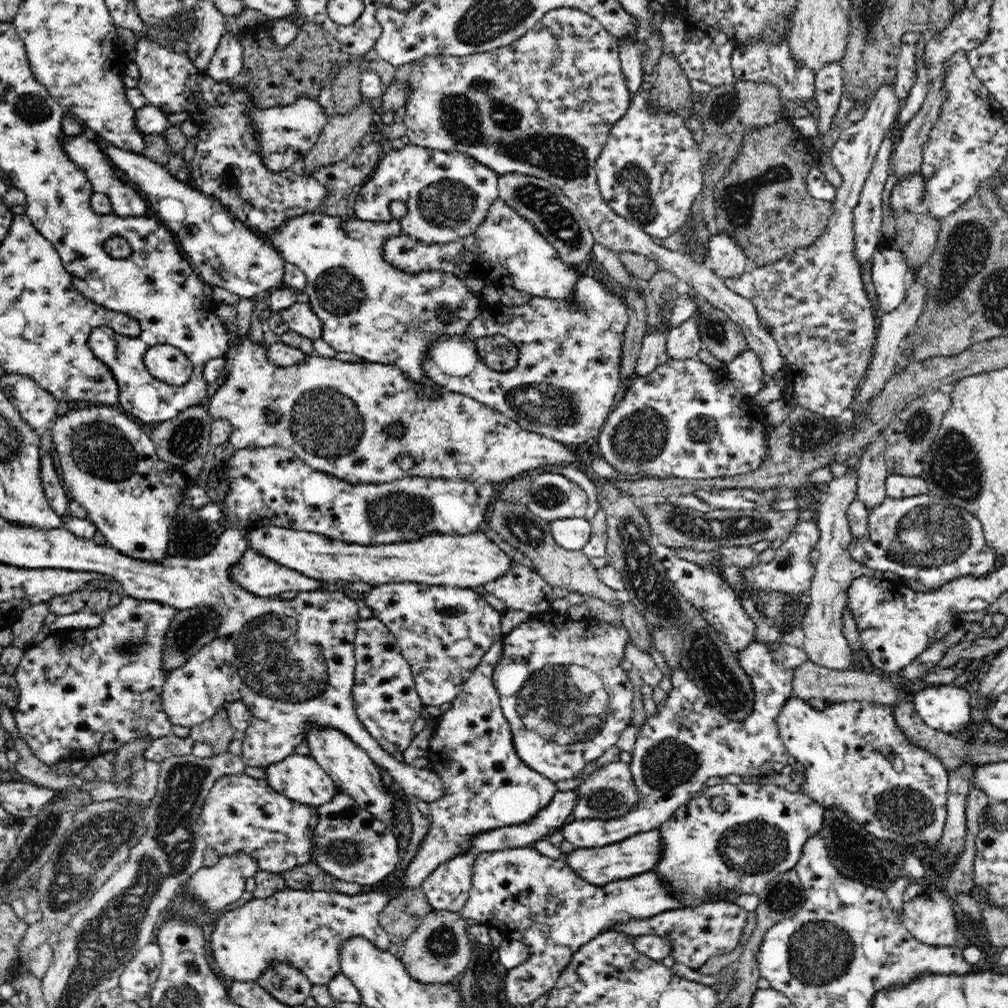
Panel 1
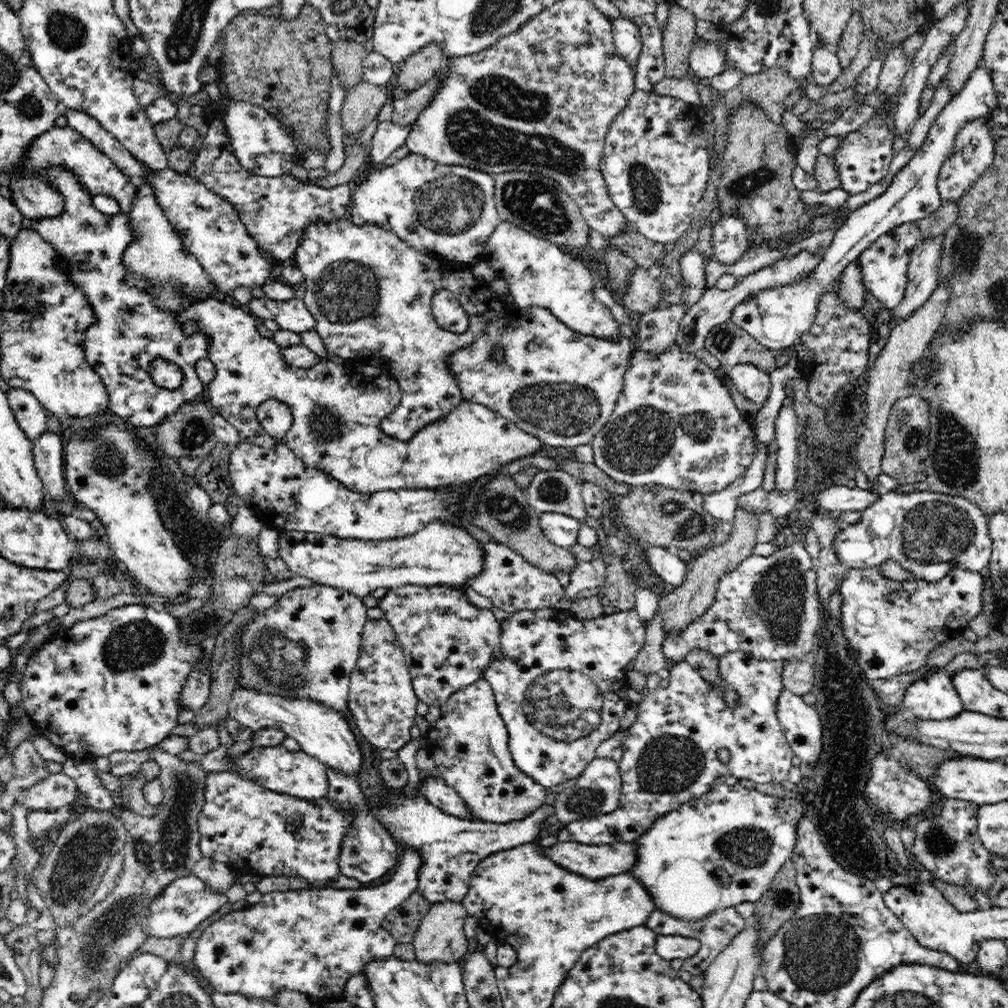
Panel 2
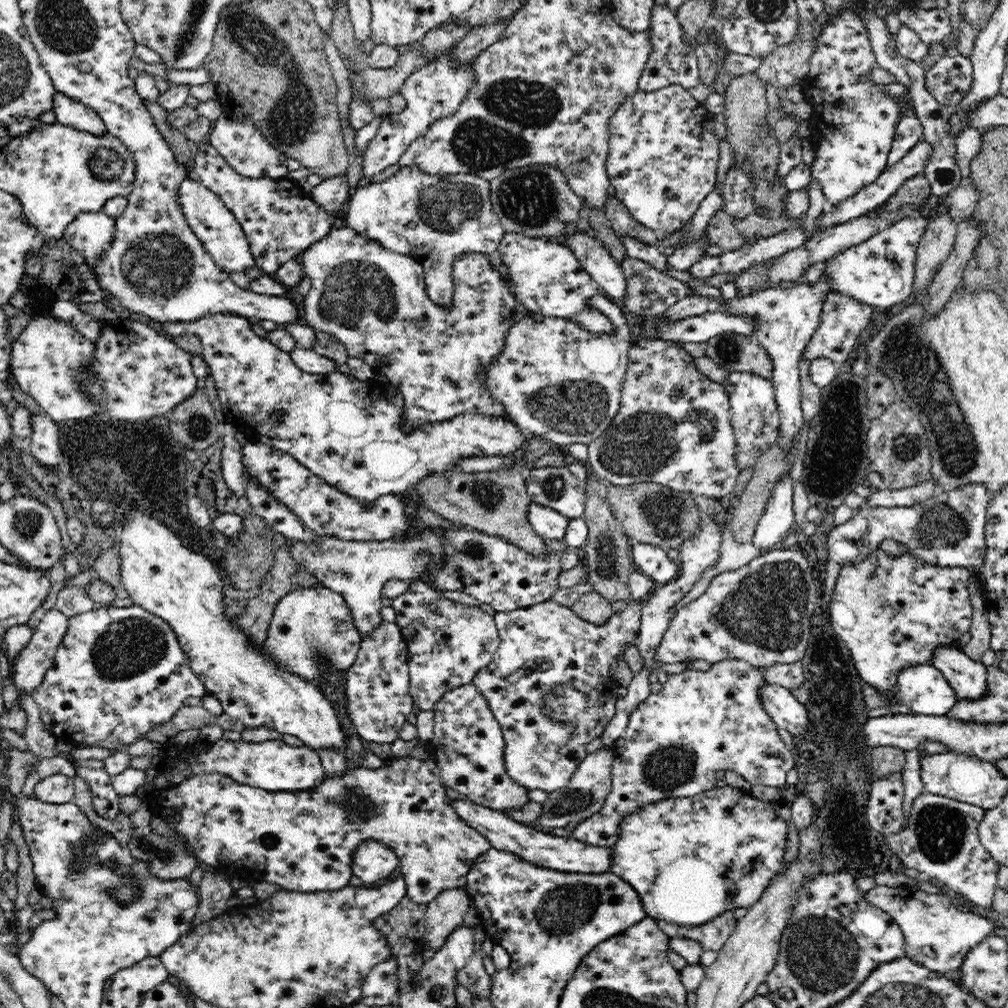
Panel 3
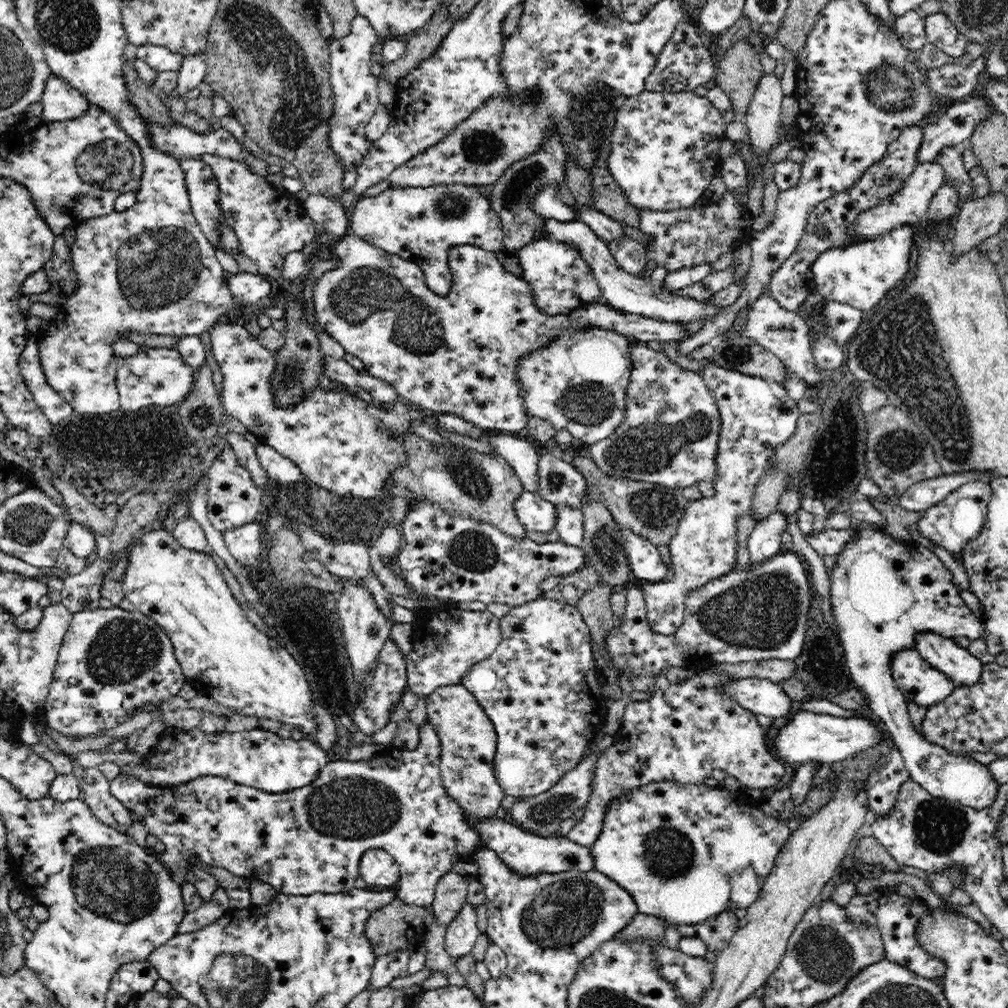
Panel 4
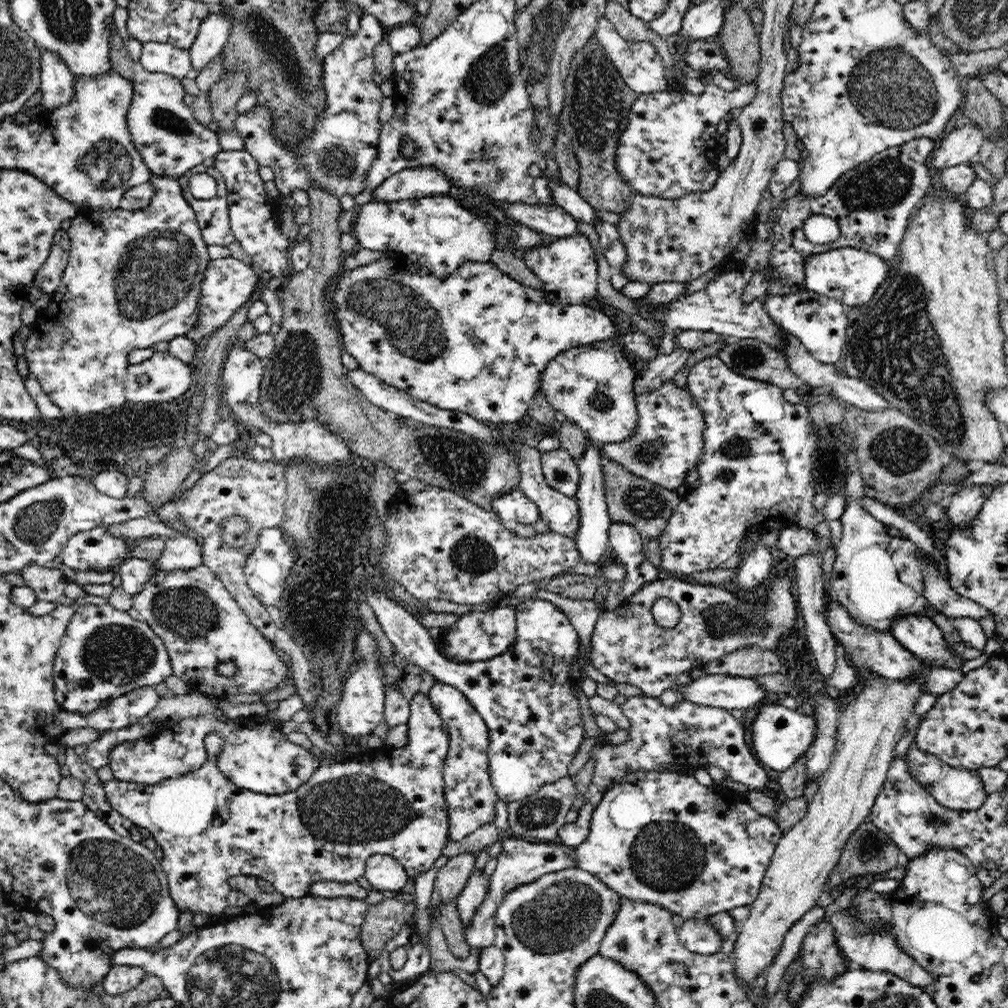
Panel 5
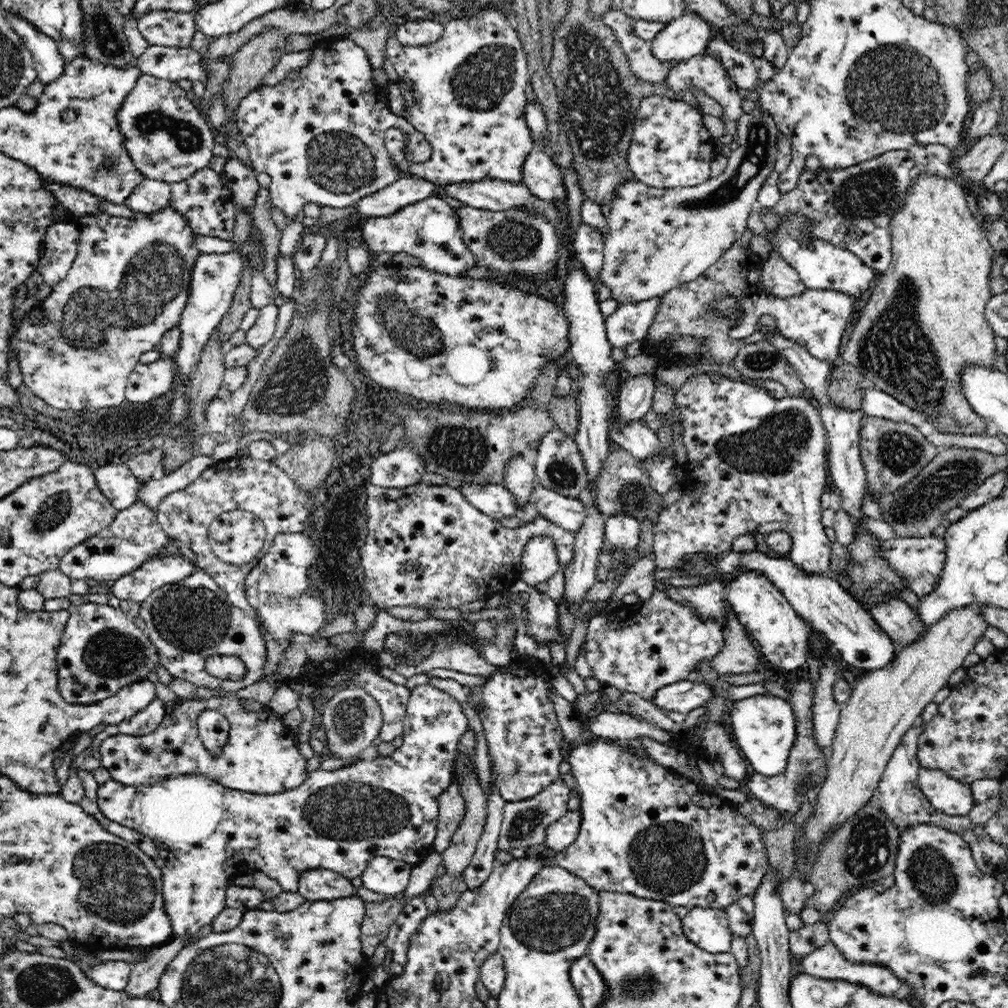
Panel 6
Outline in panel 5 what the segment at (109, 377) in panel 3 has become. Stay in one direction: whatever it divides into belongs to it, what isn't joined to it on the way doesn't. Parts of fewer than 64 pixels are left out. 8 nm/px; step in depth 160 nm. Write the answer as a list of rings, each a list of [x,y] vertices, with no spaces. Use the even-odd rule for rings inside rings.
[[[169,351],[154,352],[148,360],[131,364],[127,368],[125,391],[127,402],[170,402],[179,396],[185,396],[193,388],[195,380],[189,363],[172,356]]]

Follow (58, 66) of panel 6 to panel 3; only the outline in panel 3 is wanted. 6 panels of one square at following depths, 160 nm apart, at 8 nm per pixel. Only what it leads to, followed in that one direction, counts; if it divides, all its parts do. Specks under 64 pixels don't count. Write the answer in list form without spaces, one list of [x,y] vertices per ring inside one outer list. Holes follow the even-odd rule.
[[[58,91],[53,96],[53,111],[56,122],[64,126],[71,126],[96,136],[108,133],[104,121],[96,111],[92,111],[78,100],[59,94]]]

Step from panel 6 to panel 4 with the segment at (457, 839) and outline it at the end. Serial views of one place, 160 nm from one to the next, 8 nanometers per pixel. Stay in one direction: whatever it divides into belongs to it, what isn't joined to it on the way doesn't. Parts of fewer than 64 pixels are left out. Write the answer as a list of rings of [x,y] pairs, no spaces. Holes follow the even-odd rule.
[[[450,871],[437,882],[433,905],[434,917],[442,925],[449,922],[464,908],[468,896],[469,879],[466,876]]]

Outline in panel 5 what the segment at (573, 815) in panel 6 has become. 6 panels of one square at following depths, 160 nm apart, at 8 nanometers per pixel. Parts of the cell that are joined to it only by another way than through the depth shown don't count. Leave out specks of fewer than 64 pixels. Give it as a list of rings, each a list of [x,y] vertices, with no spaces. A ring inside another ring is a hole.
[[[632,696],[620,709],[630,721],[630,738],[620,746],[600,746],[600,752],[596,754],[596,772],[592,778],[594,790],[584,794],[585,804],[579,809],[576,821],[564,823],[557,832],[557,841],[566,846],[573,848],[586,840],[593,812],[605,792],[615,784],[626,782],[626,776],[637,772],[662,772],[668,766],[678,766],[684,770],[682,775],[692,775],[696,766],[698,769],[714,766],[721,768],[726,777],[745,784],[750,790],[760,790],[775,779],[769,770],[762,767],[753,752],[748,724],[740,724],[724,708],[682,700],[682,704],[670,710],[660,698]]]

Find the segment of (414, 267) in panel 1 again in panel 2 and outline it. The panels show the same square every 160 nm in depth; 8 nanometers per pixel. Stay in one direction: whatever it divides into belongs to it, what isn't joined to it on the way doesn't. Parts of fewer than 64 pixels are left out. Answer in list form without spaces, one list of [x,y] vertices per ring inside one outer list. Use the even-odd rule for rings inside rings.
[[[500,221],[484,242],[476,260],[488,262],[497,276],[508,283],[515,308],[548,308],[558,320],[576,332],[586,336],[618,337],[618,323],[611,310],[594,298],[594,278],[590,270],[581,261],[572,258],[563,247],[538,238],[510,222]]]

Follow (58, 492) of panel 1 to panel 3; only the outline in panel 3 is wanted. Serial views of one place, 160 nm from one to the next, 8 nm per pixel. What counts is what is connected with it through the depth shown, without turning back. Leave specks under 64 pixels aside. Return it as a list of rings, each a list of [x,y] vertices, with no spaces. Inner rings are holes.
[[[31,414],[32,436],[28,451],[38,463],[54,470],[62,462],[58,446],[58,426],[48,416]]]

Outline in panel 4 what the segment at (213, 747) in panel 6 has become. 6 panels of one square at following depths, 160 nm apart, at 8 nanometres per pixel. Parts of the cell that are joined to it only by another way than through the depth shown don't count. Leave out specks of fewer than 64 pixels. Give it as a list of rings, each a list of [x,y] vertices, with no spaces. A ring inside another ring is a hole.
[[[424,723],[419,726],[419,743],[414,750],[403,749],[399,752],[389,752],[378,754],[370,758],[370,760],[362,760],[360,762],[351,762],[344,760],[336,760],[322,768],[318,779],[307,784],[305,787],[294,789],[293,791],[282,792],[282,794],[264,792],[257,788],[244,786],[234,781],[230,781],[220,776],[202,776],[202,778],[190,780],[188,782],[177,784],[171,787],[154,787],[138,780],[136,777],[128,777],[120,774],[109,782],[111,793],[130,811],[133,810],[140,818],[145,826],[145,830],[149,834],[154,834],[156,838],[162,840],[166,846],[166,850],[159,856],[159,862],[163,866],[167,866],[167,870],[171,874],[171,878],[182,885],[187,882],[186,877],[180,873],[180,870],[190,870],[190,868],[200,868],[195,866],[194,858],[199,858],[199,864],[205,866],[215,866],[228,870],[236,876],[245,876],[249,880],[262,881],[274,886],[278,892],[282,894],[292,894],[294,896],[310,896],[314,893],[336,893],[348,892],[354,888],[354,881],[359,877],[359,860],[362,858],[363,852],[370,848],[380,848],[389,852],[399,864],[400,878],[399,888],[396,890],[397,898],[410,906],[418,906],[422,908],[430,908],[433,905],[437,882],[446,873],[452,870],[452,864],[459,860],[473,860],[473,854],[476,852],[475,846],[480,840],[479,833],[470,828],[465,821],[462,807],[451,797],[448,796],[447,790],[443,785],[441,771],[439,768],[441,760],[441,744],[432,723]],[[280,802],[290,802],[290,810],[282,810]]]

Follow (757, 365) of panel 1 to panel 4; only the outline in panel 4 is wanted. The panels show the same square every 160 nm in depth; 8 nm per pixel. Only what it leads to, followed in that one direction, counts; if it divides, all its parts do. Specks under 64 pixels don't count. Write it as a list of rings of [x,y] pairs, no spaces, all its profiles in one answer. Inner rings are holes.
[[[712,360],[699,372],[717,401],[722,432],[717,448],[717,479],[714,495],[687,501],[677,533],[667,544],[671,554],[671,576],[641,589],[649,626],[657,634],[671,636],[683,624],[685,602],[690,591],[725,575],[736,565],[736,518],[752,514],[754,488],[770,466],[780,444],[788,442],[801,415],[794,399],[778,382],[722,368]]]

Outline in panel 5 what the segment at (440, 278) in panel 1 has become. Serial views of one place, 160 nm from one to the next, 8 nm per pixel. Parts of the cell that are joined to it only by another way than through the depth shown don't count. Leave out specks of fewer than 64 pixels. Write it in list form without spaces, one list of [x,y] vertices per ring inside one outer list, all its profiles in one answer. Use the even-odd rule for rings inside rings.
[[[394,254],[394,257],[386,257],[384,260],[378,260],[378,262],[372,262],[372,264],[369,263],[363,266],[358,266],[354,269],[343,270],[340,274],[340,278],[338,278],[336,290],[334,290],[334,294],[332,294],[332,308],[334,307],[336,307],[336,312],[333,312],[332,310],[332,314],[336,314],[336,322],[337,324],[340,324],[340,330],[342,330],[342,334],[344,334],[344,340],[346,340],[345,350],[350,350],[349,354],[351,354],[357,360],[358,364],[360,364],[360,369],[362,369],[364,372],[367,372],[368,374],[371,374],[372,376],[375,376],[376,378],[379,378],[380,380],[383,380],[386,384],[396,387],[398,390],[407,392],[412,398],[415,398],[416,400],[426,401],[427,403],[430,403],[441,409],[460,411],[473,416],[481,422],[484,422],[485,420],[486,423],[498,422],[498,424],[500,424],[500,422],[519,422],[522,424],[527,419],[528,407],[530,404],[532,404],[532,400],[534,400],[534,396],[536,396],[536,392],[539,390],[539,381],[542,380],[542,377],[540,377],[542,376],[542,370],[546,368],[546,364],[548,364],[548,362],[550,362],[554,356],[558,356],[558,353],[566,352],[567,349],[574,348],[576,346],[592,344],[594,342],[612,338],[614,336],[614,332],[616,332],[616,328],[614,328],[612,320],[610,320],[606,314],[602,314],[602,312],[598,312],[598,310],[592,310],[592,307],[590,307],[589,304],[560,305],[550,303],[550,301],[545,298],[542,290],[526,287],[525,285],[518,283],[516,280],[510,278],[510,275],[502,273],[502,271],[500,271],[498,267],[489,260],[466,260],[460,264],[451,275],[448,275],[446,280],[440,280],[434,275],[430,274],[430,272],[428,272],[426,268],[422,267],[422,265],[408,261],[407,258],[403,255]]]

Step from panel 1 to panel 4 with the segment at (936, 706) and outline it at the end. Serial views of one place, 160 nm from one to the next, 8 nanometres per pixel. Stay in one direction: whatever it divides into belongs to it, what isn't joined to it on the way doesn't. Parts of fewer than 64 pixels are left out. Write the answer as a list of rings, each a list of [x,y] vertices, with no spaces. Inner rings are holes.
[[[915,651],[898,653],[890,671],[907,701],[927,708],[948,699],[957,687],[946,674],[930,667],[930,664]]]

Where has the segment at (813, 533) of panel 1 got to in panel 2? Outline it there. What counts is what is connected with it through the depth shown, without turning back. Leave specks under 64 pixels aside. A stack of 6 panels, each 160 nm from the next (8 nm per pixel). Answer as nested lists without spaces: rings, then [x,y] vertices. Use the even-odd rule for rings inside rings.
[[[800,541],[770,556],[750,555],[734,570],[719,578],[711,605],[692,624],[688,624],[688,628],[665,636],[662,653],[671,663],[686,661],[687,654],[694,648],[708,649],[718,658],[739,651],[764,661],[805,661],[806,655],[819,642],[817,630],[821,622],[817,578],[816,561],[808,555],[806,546]]]

